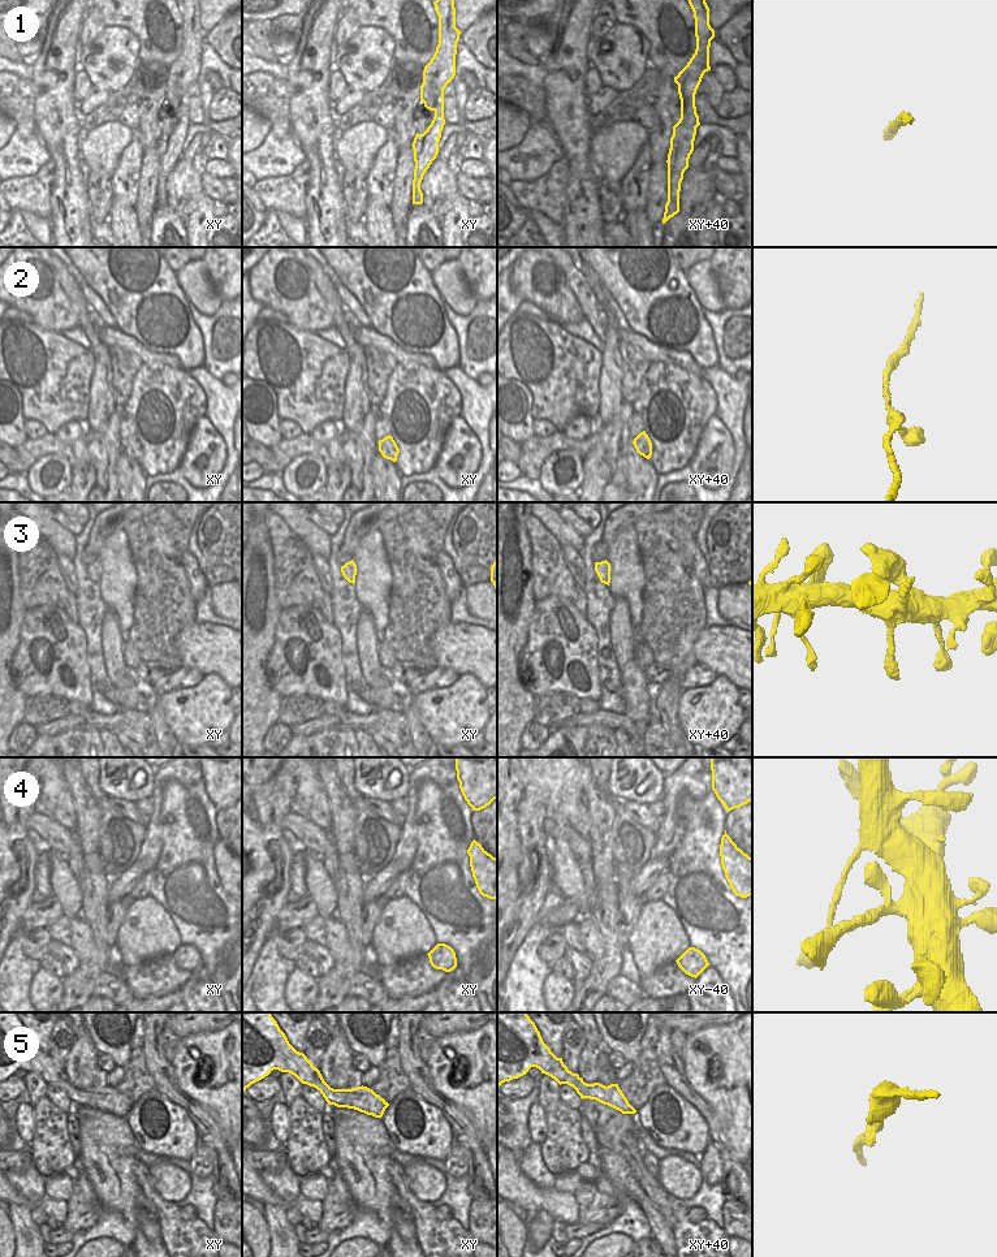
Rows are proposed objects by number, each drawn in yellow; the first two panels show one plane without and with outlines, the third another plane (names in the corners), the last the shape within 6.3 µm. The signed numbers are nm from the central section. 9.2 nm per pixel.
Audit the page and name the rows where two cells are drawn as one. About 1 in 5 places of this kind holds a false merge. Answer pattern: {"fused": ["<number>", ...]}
{"fused": []}

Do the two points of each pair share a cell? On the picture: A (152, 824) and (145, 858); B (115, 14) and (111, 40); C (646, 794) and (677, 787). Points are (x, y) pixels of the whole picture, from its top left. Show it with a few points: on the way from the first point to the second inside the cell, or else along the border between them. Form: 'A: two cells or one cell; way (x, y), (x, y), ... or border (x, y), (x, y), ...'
A: one cell; way (152, 832), (150, 850)
B: two cells; border (106, 25), (122, 25), (128, 27), (139, 43)
C: two cells; border (665, 774), (661, 797)

